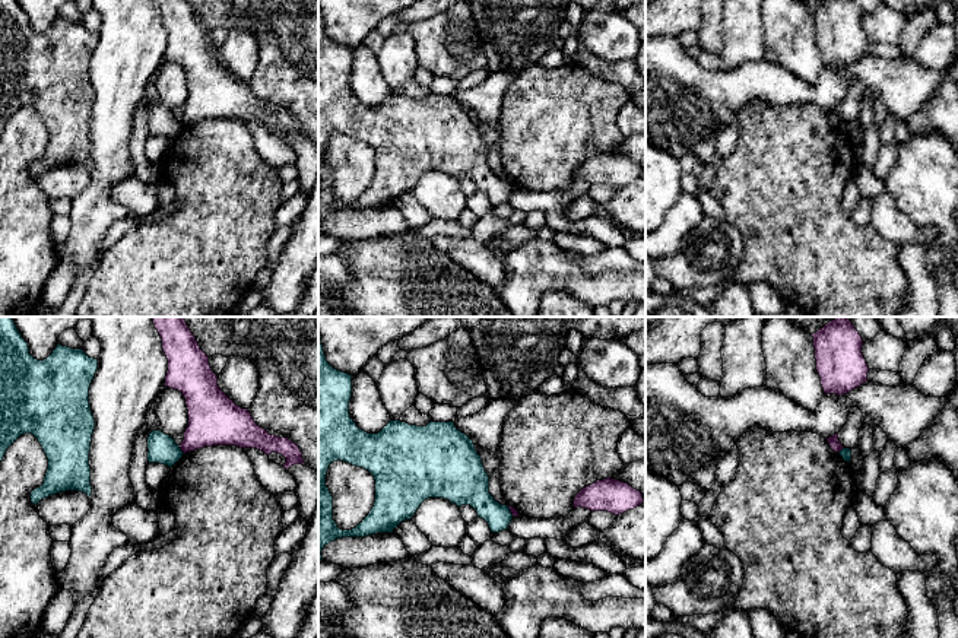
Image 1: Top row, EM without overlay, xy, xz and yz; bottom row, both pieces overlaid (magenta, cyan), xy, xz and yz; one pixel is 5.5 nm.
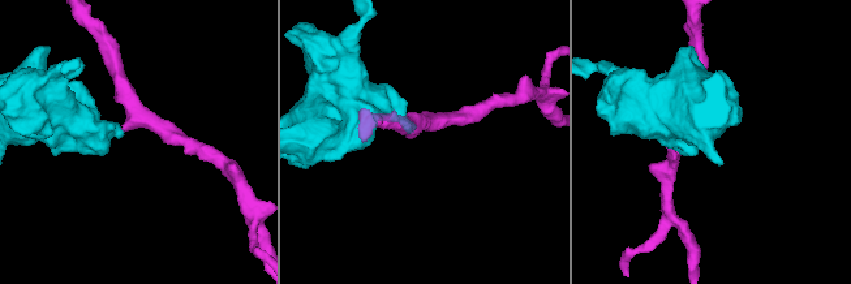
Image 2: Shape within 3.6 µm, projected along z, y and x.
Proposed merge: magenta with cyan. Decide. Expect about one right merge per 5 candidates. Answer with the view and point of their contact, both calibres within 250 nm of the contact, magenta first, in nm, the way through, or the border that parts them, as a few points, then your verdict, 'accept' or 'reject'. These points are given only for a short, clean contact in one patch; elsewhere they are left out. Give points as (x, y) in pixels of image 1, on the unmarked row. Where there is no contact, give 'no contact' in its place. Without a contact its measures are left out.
contact xy (181, 123); calibres 280 and 160 nm; border xy (178, 118), (184, 126); reject

